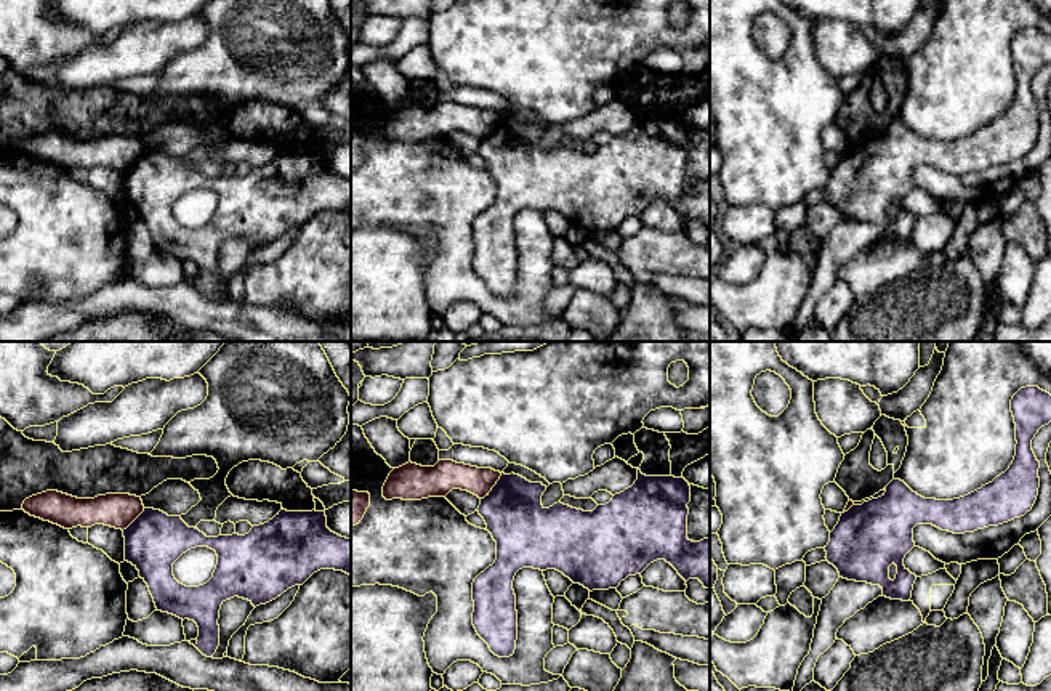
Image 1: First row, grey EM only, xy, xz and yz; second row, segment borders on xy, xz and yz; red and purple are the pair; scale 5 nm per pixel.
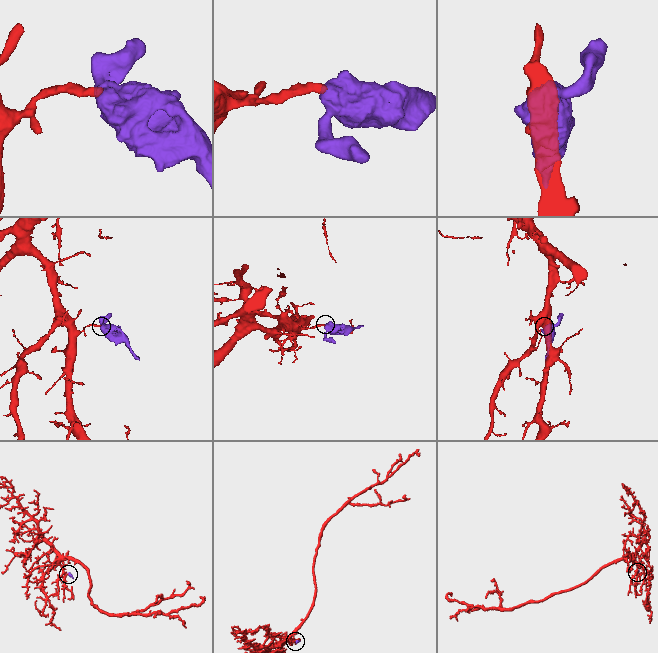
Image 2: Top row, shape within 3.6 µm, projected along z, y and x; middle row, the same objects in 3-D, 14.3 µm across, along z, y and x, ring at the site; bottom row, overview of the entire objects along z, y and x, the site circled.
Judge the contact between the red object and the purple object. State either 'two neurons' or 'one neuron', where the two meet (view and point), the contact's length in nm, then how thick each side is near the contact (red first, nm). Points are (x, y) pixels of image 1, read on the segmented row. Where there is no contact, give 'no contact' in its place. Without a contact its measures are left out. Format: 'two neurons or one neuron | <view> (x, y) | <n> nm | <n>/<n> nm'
two neurons | xz (494, 484) | 170 nm | 160/300 nm

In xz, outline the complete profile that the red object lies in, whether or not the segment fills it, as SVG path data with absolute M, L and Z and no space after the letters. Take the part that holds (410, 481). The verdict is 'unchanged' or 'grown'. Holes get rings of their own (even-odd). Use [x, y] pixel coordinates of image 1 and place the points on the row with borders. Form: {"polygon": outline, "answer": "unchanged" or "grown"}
{"polygon": "M439 460L434 467L409 462L389 473L383 497L386 500L421 500L445 497L452 489L461 489L484 499L500 476L501 473L492 468L477 468L453 460Z", "answer": "unchanged"}

